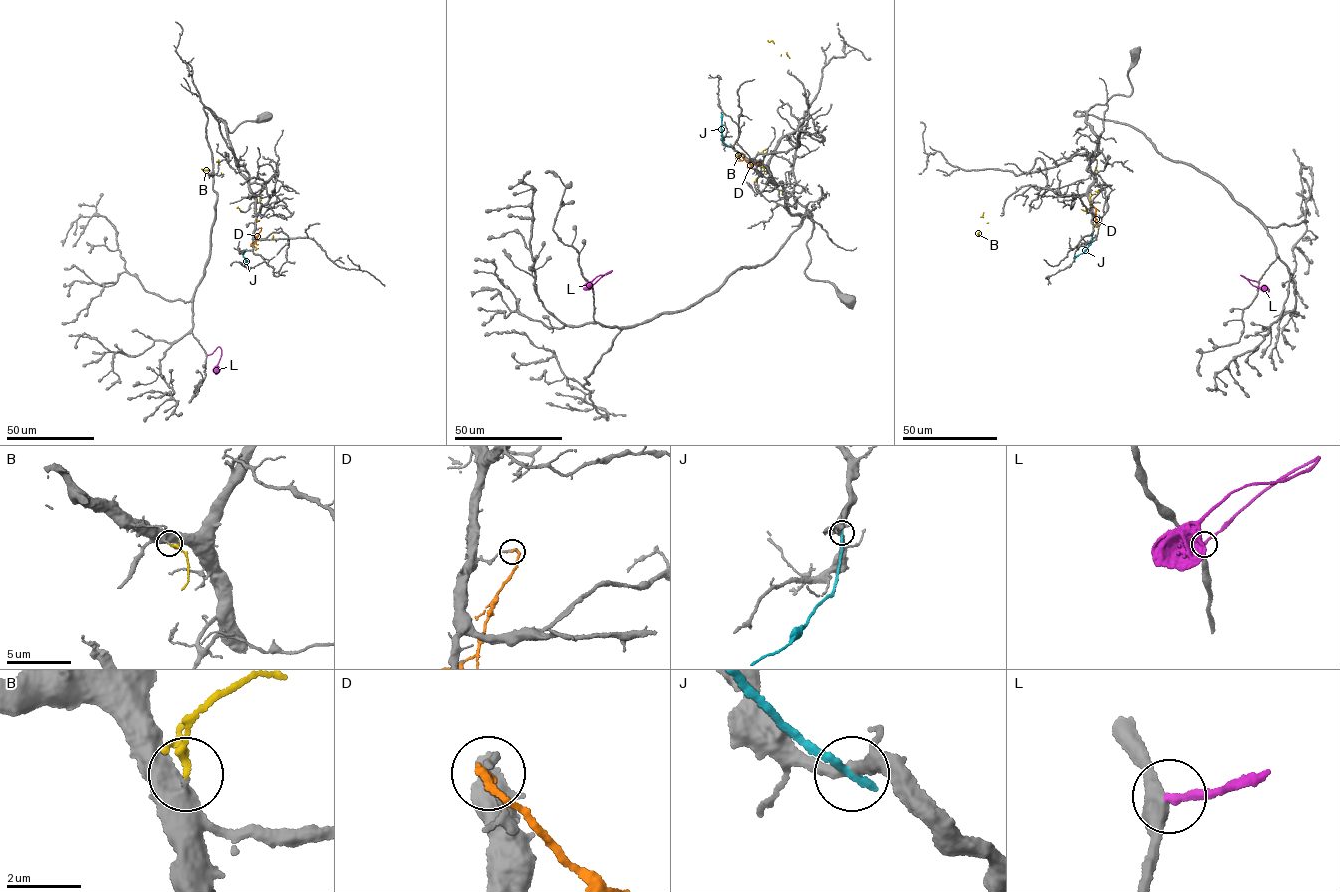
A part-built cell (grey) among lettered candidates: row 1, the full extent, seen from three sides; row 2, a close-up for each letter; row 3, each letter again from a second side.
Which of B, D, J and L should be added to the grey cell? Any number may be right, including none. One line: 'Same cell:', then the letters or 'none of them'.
Same cell: none of them

